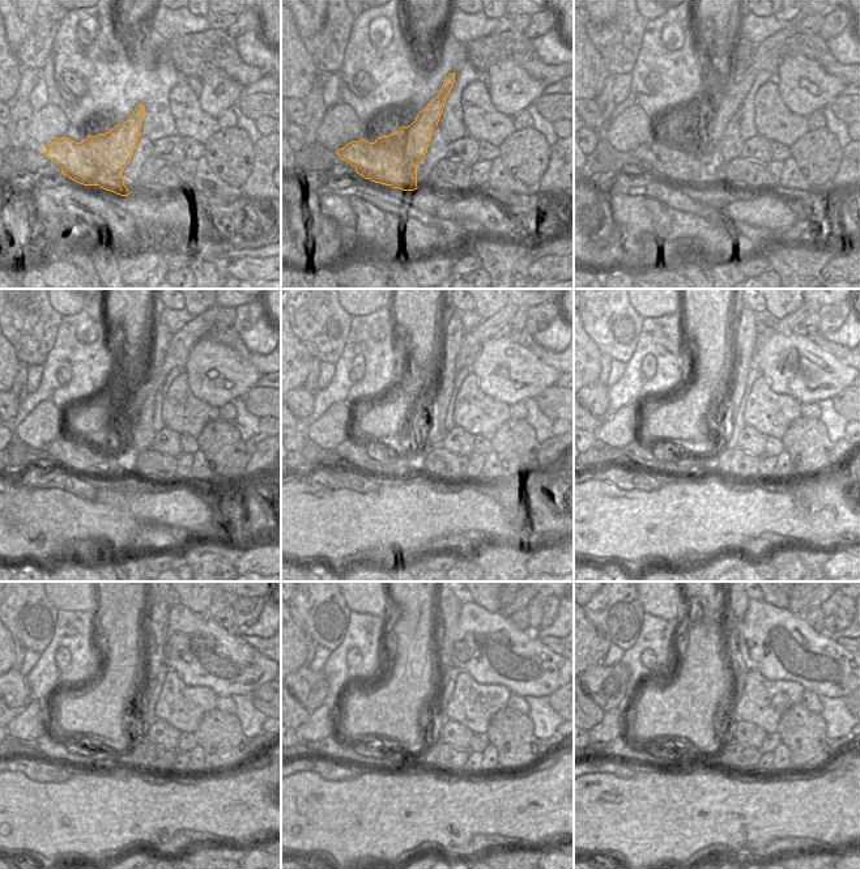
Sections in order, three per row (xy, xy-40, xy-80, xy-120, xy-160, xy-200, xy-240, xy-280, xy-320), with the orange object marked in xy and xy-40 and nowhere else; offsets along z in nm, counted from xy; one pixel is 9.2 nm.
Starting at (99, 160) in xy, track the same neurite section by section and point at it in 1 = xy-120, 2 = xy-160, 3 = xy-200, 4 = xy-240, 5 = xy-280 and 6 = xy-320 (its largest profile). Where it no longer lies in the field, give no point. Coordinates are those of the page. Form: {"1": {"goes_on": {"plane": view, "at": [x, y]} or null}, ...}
{"1": {"goes_on": {"plane": "xy-120", "at": [177, 356]}}, "2": {"goes_on": {"plane": "xy-160", "at": [473, 340]}}, "3": {"goes_on": {"plane": "xy-200", "at": [791, 323]}}, "4": {"goes_on": {"plane": "xy-240", "at": [214, 608]}}, "5": {"goes_on": {"plane": "xy-280", "at": [511, 608]}}, "6": {"goes_on": {"plane": "xy-320", "at": [809, 608]}}}

